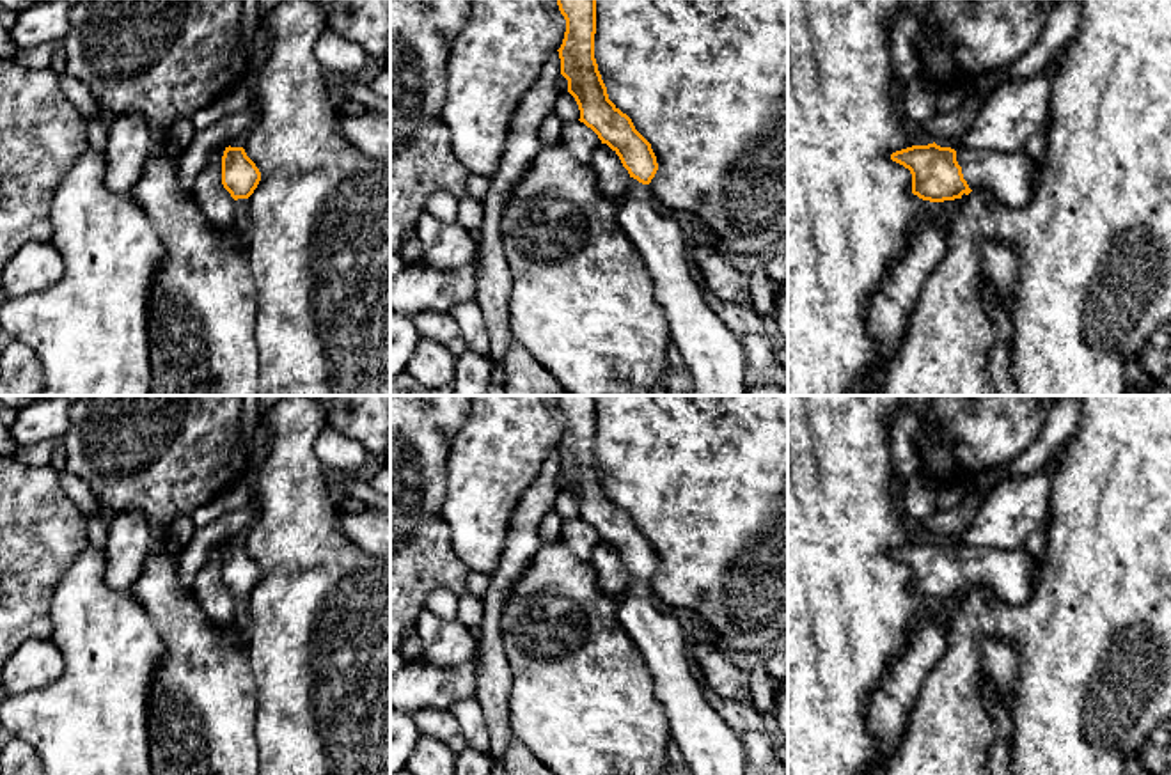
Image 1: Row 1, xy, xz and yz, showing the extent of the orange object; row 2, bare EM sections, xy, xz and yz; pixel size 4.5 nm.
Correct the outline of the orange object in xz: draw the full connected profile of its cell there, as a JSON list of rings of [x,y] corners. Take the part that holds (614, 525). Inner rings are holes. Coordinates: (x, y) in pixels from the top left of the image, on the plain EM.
[[[557,395],[566,417],[559,449],[561,472],[580,507],[580,520],[607,541],[630,571],[617,619],[642,654],[655,697],[692,775],[751,775],[745,747],[711,708],[692,674],[687,630],[664,610],[651,589],[658,568],[651,541],[607,491],[594,456],[596,395]]]

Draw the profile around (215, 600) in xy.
[[[218,544],[213,550],[192,585],[197,605],[216,628],[231,628],[234,624],[234,596],[222,582],[224,548],[225,544]]]

